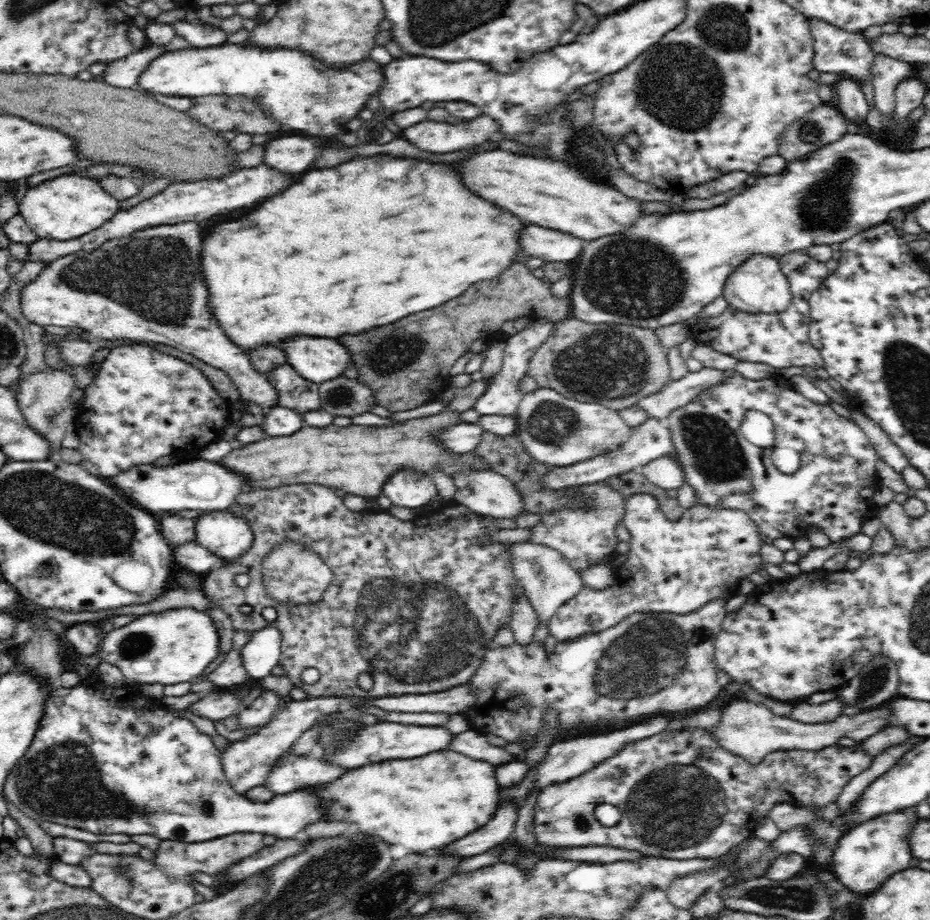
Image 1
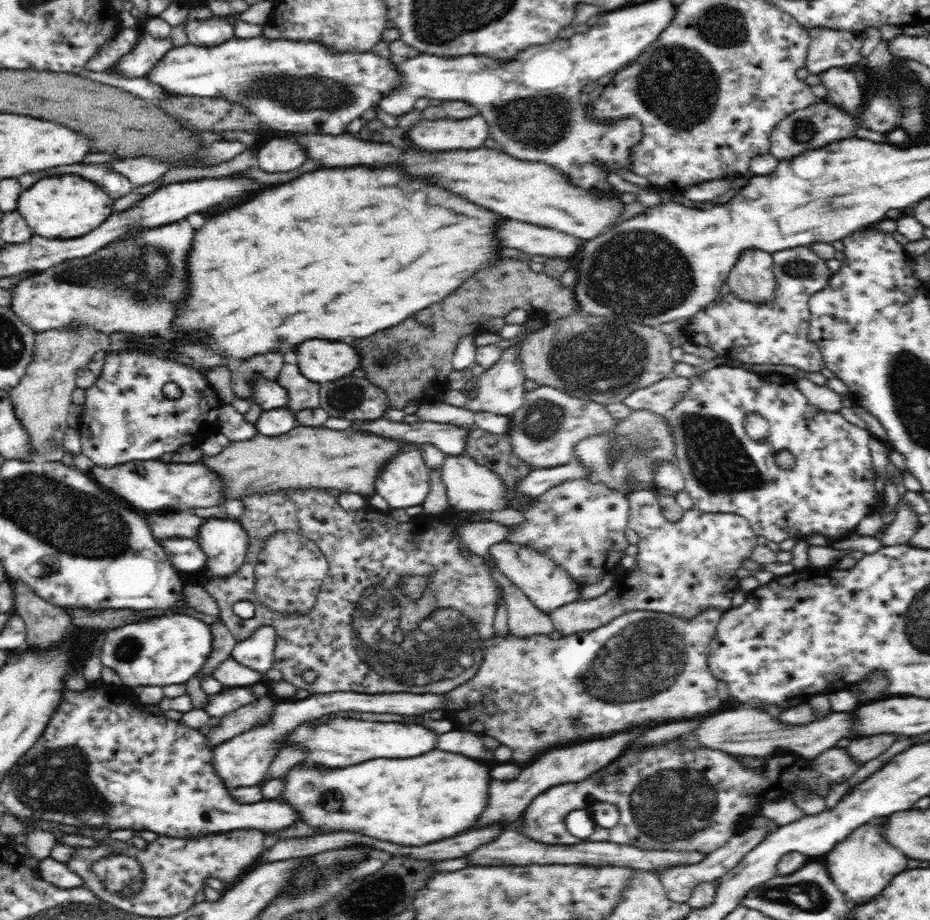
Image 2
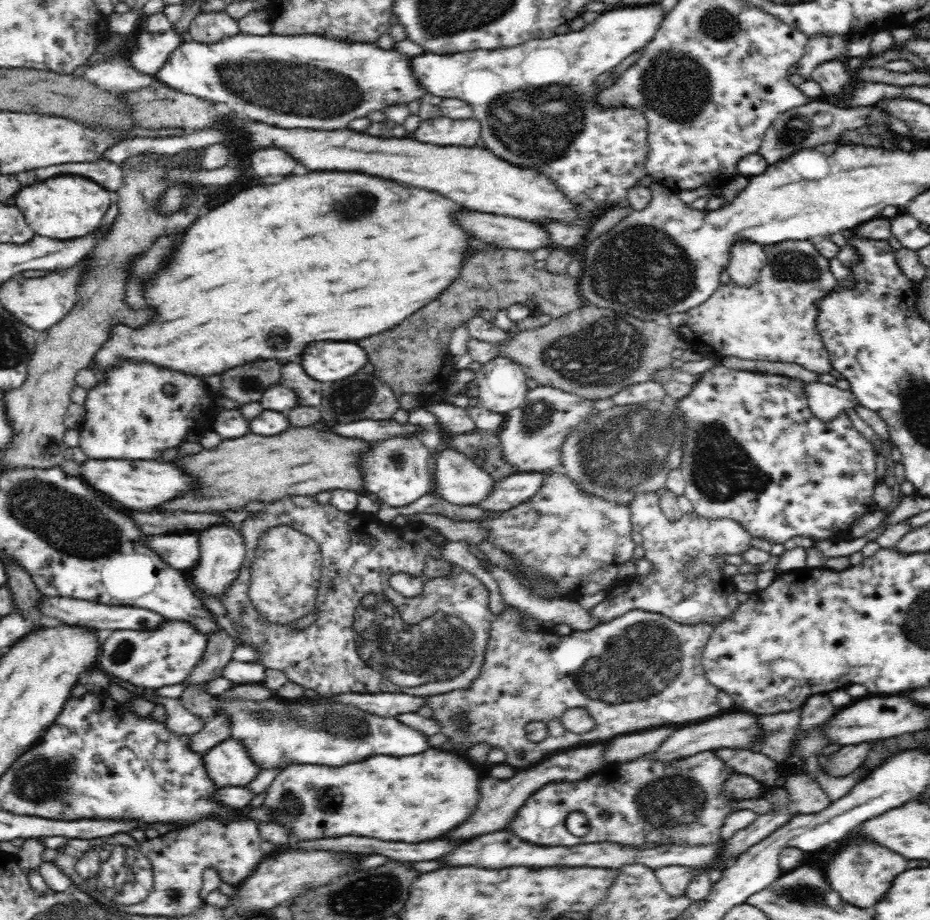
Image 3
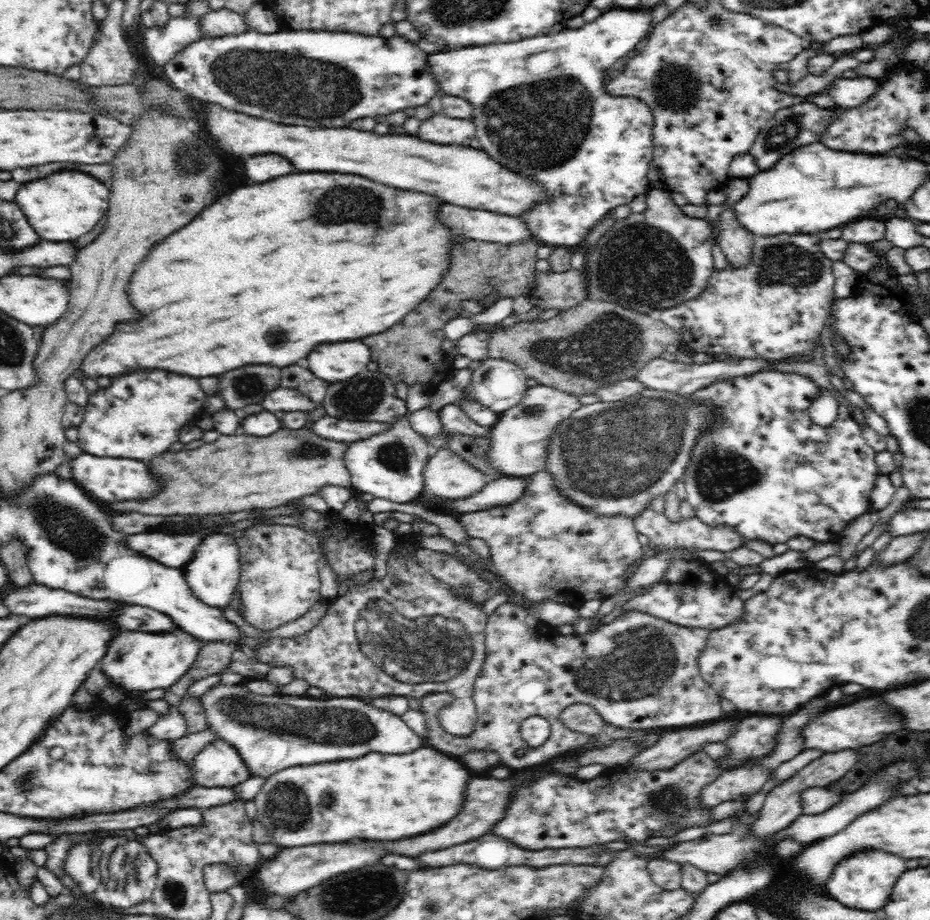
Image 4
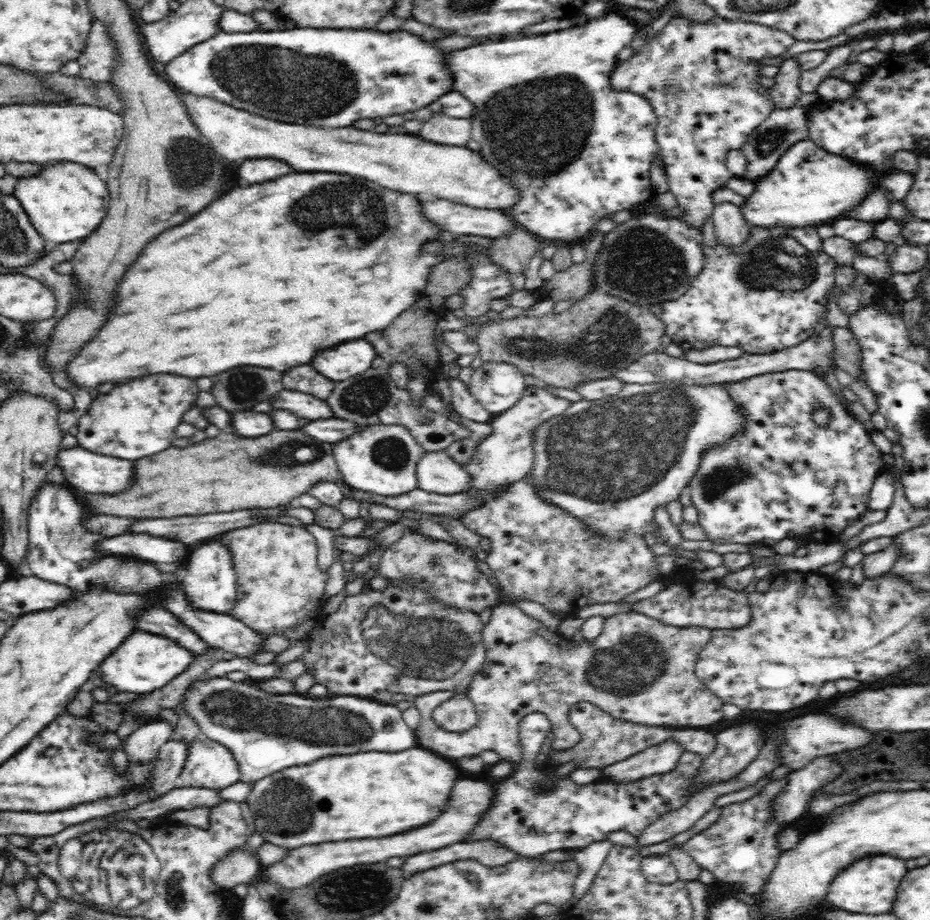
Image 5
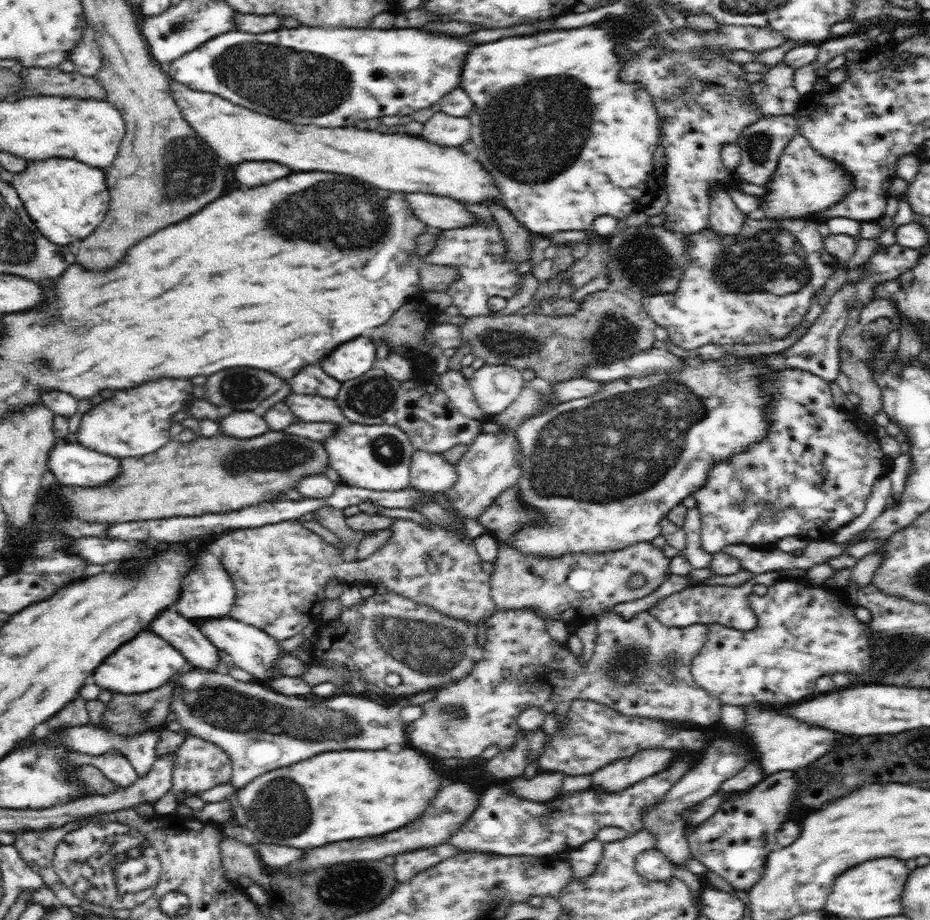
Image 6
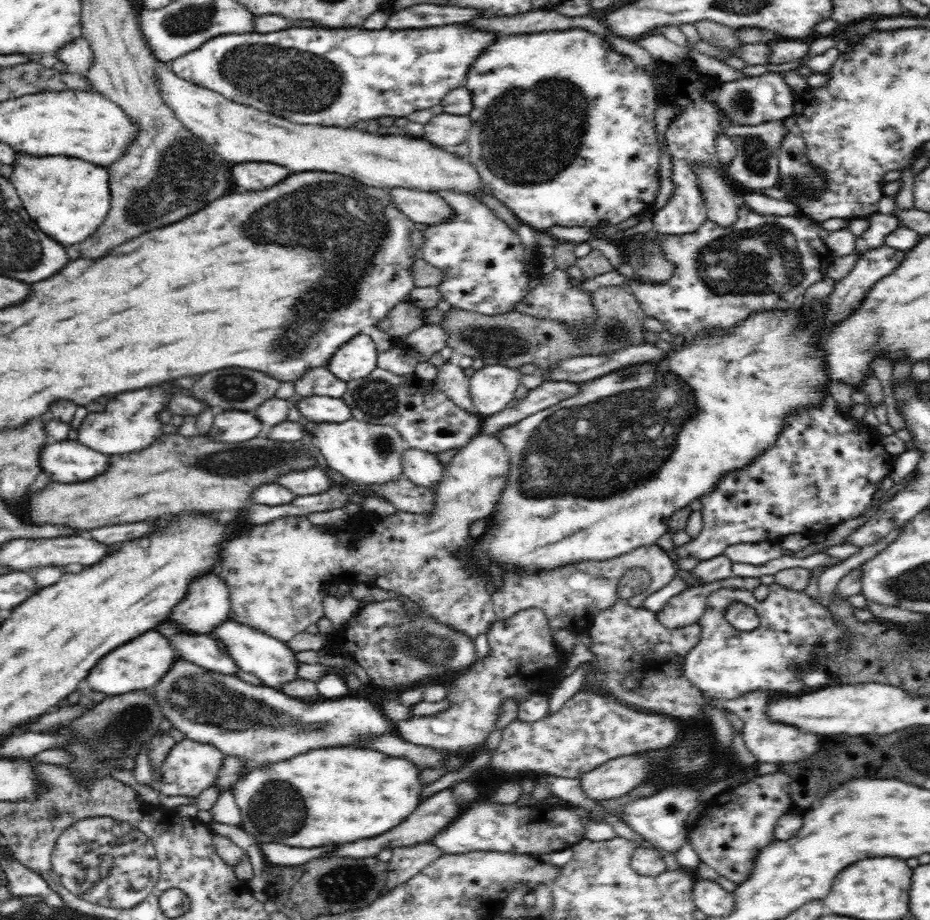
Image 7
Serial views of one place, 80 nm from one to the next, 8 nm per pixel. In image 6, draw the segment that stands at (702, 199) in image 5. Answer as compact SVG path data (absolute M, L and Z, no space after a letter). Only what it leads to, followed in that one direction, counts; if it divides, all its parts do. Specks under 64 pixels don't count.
M718 24L718 28L716 28L716 30L696 30L691 27L674 28L672 32L663 32L660 30L658 36L654 36L654 40L652 41L659 41L660 45L654 46L651 44L651 46L646 46L632 57L624 59L618 78L624 83L636 83L636 85L640 83L640 85L642 85L642 87L644 87L644 89L646 89L648 94L652 97L652 101L654 101L654 106L656 107L656 112L659 115L659 143L664 146L666 157L664 172L666 186L664 190L668 195L668 205L664 211L668 214L668 218L664 225L670 230L685 232L685 234L694 234L709 226L710 205L712 200L711 194L713 193L714 188L716 188L716 186L720 186L721 184L728 184L733 179L732 172L723 165L721 152L723 151L724 146L737 144L741 132L746 129L747 126L750 126L751 124L754 124L764 118L761 110L759 110L759 106L757 106L757 102L755 102L755 98L751 96L752 83L745 77L748 72L745 71L743 66L744 64L731 61L726 57L726 55L724 55L724 53L730 53L731 51L748 51L754 54L764 53L765 51L781 47L786 43L786 41L788 41L788 38L786 38L781 32L768 27Z

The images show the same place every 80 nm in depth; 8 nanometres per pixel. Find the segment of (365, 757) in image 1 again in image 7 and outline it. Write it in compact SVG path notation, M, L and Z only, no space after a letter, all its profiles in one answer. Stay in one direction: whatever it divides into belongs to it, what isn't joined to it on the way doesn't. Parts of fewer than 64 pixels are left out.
M178 657L173 665L172 670L162 677L154 688L150 688L159 702L165 718L171 722L172 727L178 728L185 734L184 738L215 746L225 755L238 757L244 764L238 780L232 784L231 788L223 791L208 810L212 820L220 822L220 824L240 826L241 812L236 804L232 788L250 771L294 758L298 754L306 754L308 750L316 750L320 746L358 746L358 742L364 742L364 740L368 742L368 738L376 738L397 730L394 728L394 724L380 712L380 708L376 704L368 702L366 698L340 698L340 700L323 698L318 702L310 700L310 704L308 704L306 700L288 696L278 689L242 681L236 675L224 675L205 670L182 657Z

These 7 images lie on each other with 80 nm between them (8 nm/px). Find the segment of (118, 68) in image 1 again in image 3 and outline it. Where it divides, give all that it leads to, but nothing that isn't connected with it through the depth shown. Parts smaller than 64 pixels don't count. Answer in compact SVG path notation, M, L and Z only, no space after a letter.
M174 29L156 34L143 30L137 37L136 50L127 58L140 73L154 75L168 60L170 54L180 46L180 35Z

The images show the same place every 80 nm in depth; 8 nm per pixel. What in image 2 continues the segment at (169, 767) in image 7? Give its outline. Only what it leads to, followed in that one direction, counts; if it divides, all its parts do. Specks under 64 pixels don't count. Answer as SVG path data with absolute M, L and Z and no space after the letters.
M339 692L321 695L310 695L305 699L284 699L275 706L272 716L258 727L243 732L234 738L228 739L213 750L213 765L218 776L231 790L242 787L256 786L266 778L270 763L287 741L287 736L300 725L310 723L324 714L356 710L356 712L376 712L376 714L424 714L431 710L448 710L445 694L412 694L412 693L382 693L360 694L357 692Z

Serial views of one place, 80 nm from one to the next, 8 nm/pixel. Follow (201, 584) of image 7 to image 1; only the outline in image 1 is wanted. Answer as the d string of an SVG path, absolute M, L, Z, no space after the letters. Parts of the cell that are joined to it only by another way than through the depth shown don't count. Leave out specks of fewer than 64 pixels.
M229 510L203 512L196 518L195 542L232 564L250 550L254 533L248 521Z

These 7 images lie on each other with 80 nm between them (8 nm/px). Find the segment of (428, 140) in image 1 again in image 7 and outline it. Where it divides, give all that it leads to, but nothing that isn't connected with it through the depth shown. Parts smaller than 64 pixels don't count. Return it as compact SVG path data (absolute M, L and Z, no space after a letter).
M434 115L424 124L424 138L436 146L458 146L467 142L472 120L468 116Z

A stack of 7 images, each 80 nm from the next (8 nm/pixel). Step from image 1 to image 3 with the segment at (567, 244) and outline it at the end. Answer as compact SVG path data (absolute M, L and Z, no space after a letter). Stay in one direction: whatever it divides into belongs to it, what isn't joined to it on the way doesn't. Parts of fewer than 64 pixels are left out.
M480 212L458 214L456 218L472 236L498 247L532 252L540 248L568 250L555 244L550 233L538 223Z

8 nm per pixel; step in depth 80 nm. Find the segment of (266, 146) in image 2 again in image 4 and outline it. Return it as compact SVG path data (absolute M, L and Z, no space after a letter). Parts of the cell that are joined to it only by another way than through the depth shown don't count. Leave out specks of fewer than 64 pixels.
M260 154L260 156L250 156L244 160L246 164L246 176L250 176L256 182L272 180L278 176L286 176L294 172L294 166L276 154Z

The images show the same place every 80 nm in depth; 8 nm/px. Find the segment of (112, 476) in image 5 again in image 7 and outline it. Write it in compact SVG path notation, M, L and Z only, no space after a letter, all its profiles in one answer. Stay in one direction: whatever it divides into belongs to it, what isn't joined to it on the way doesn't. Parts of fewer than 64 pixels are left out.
M50 440L42 449L40 467L54 482L84 482L106 472L108 455L92 450L78 440Z

